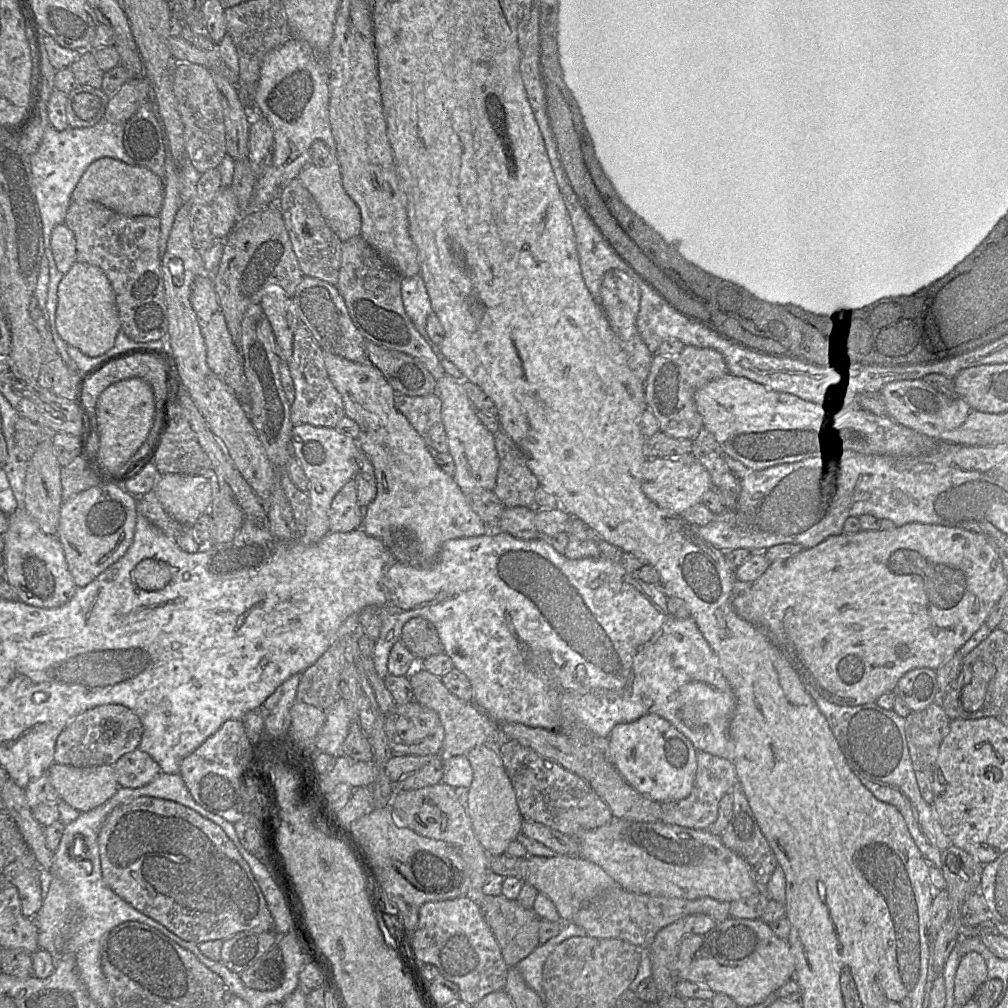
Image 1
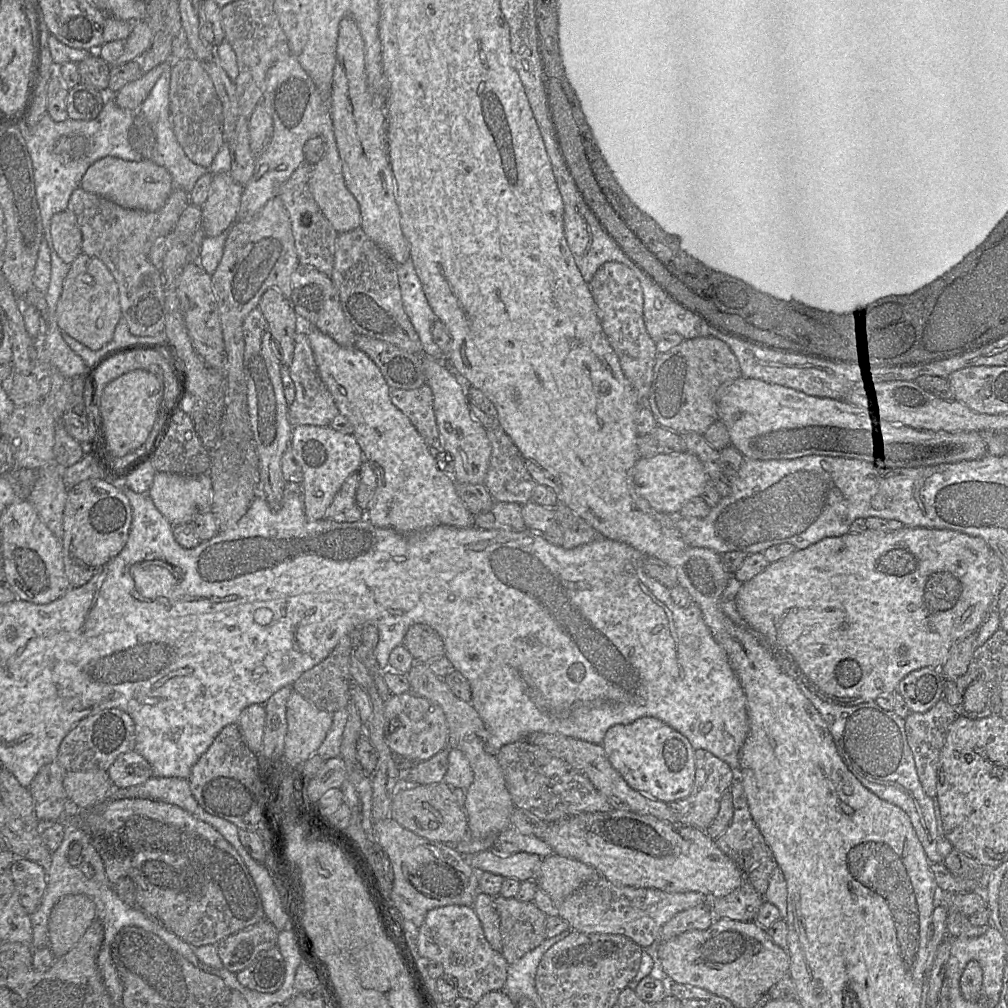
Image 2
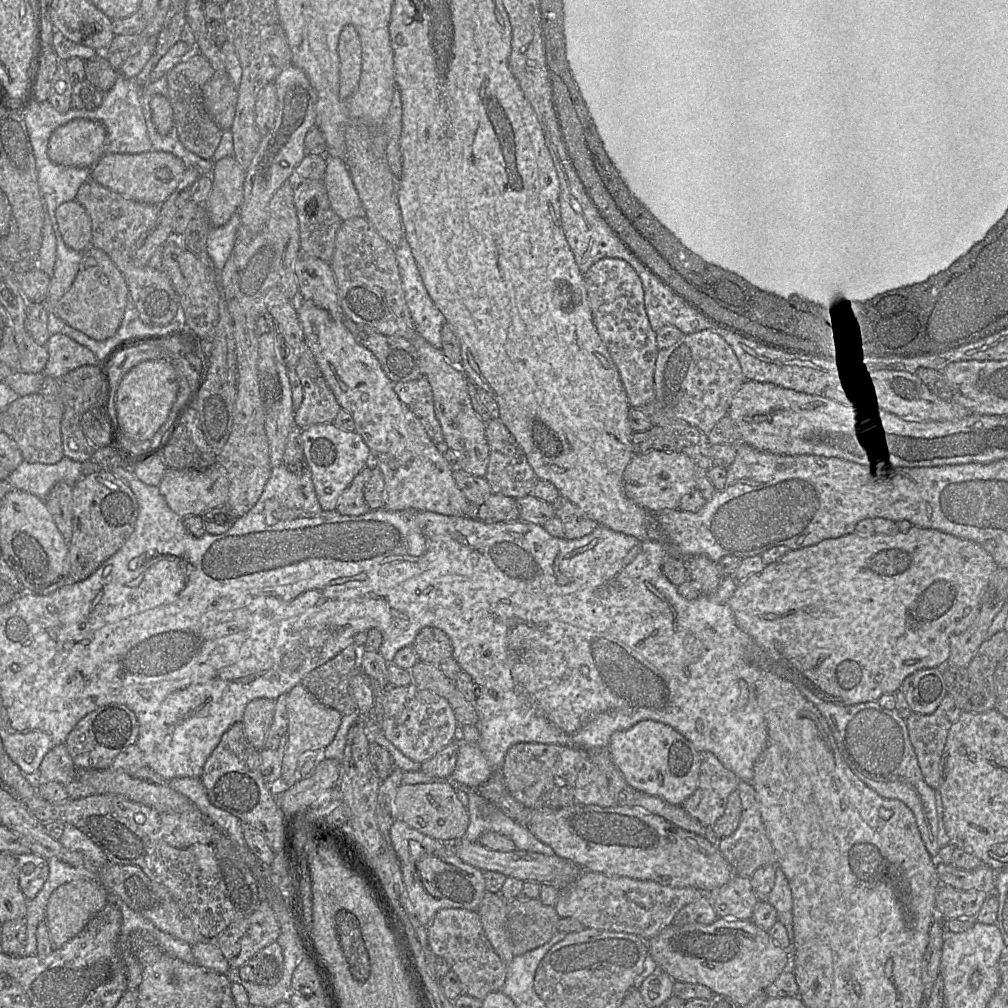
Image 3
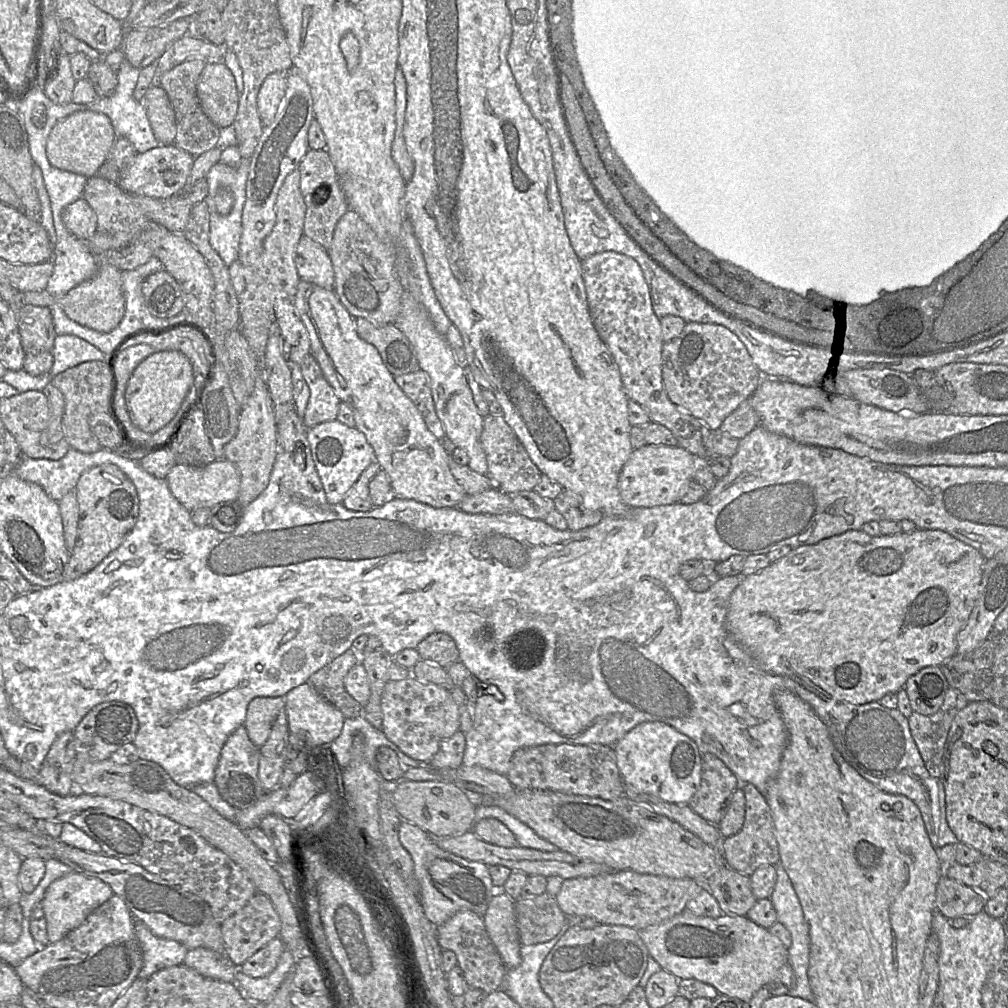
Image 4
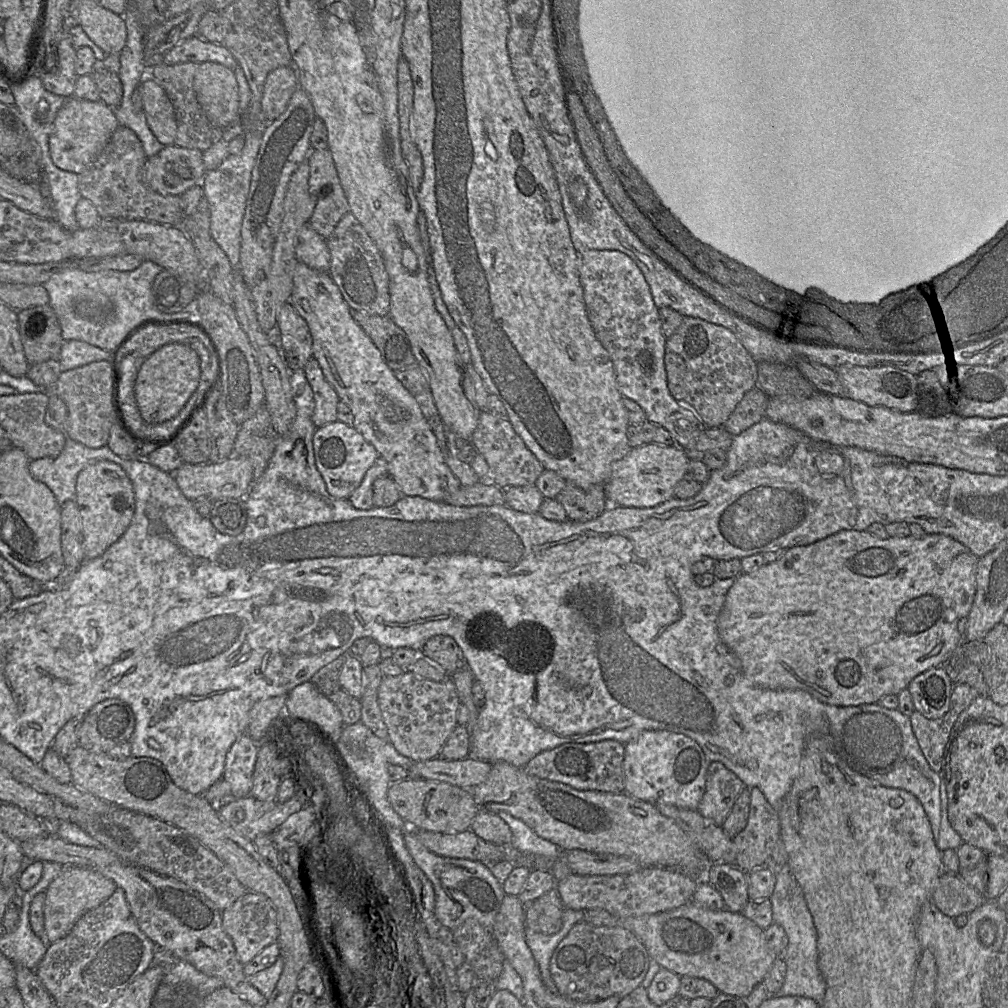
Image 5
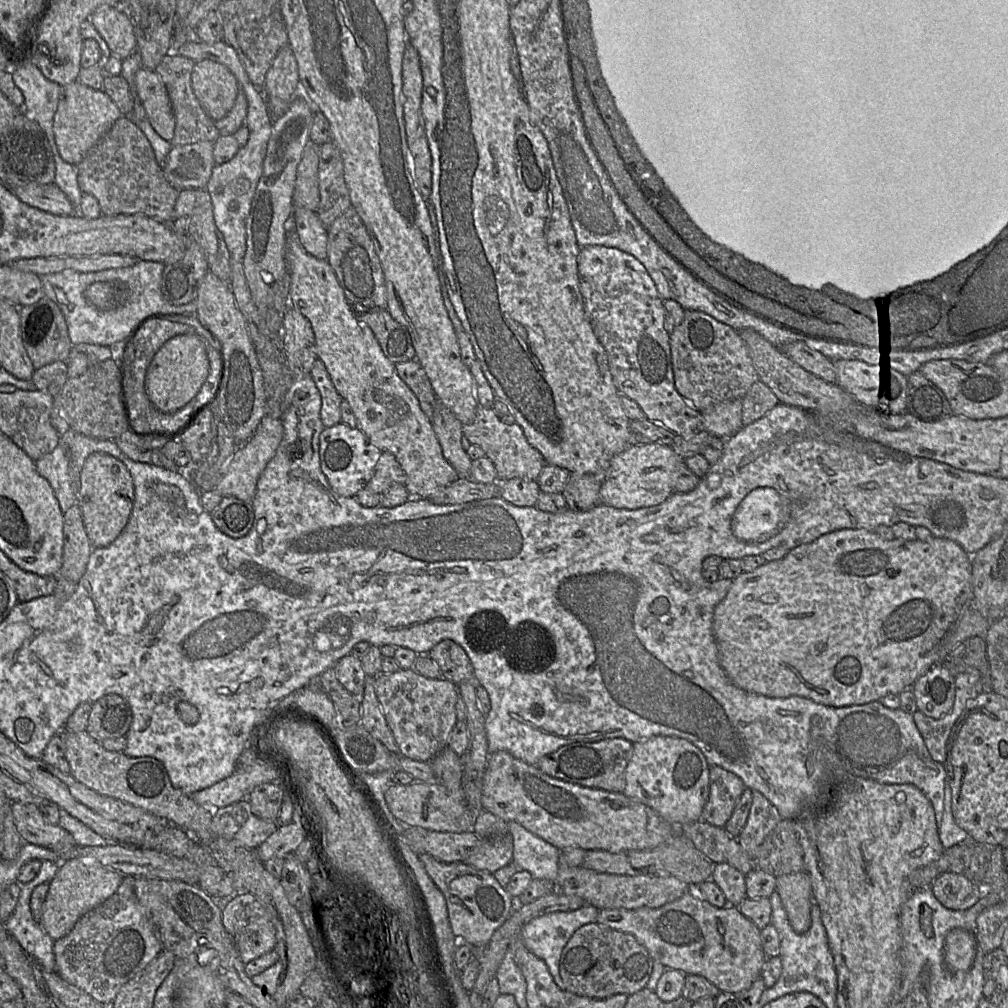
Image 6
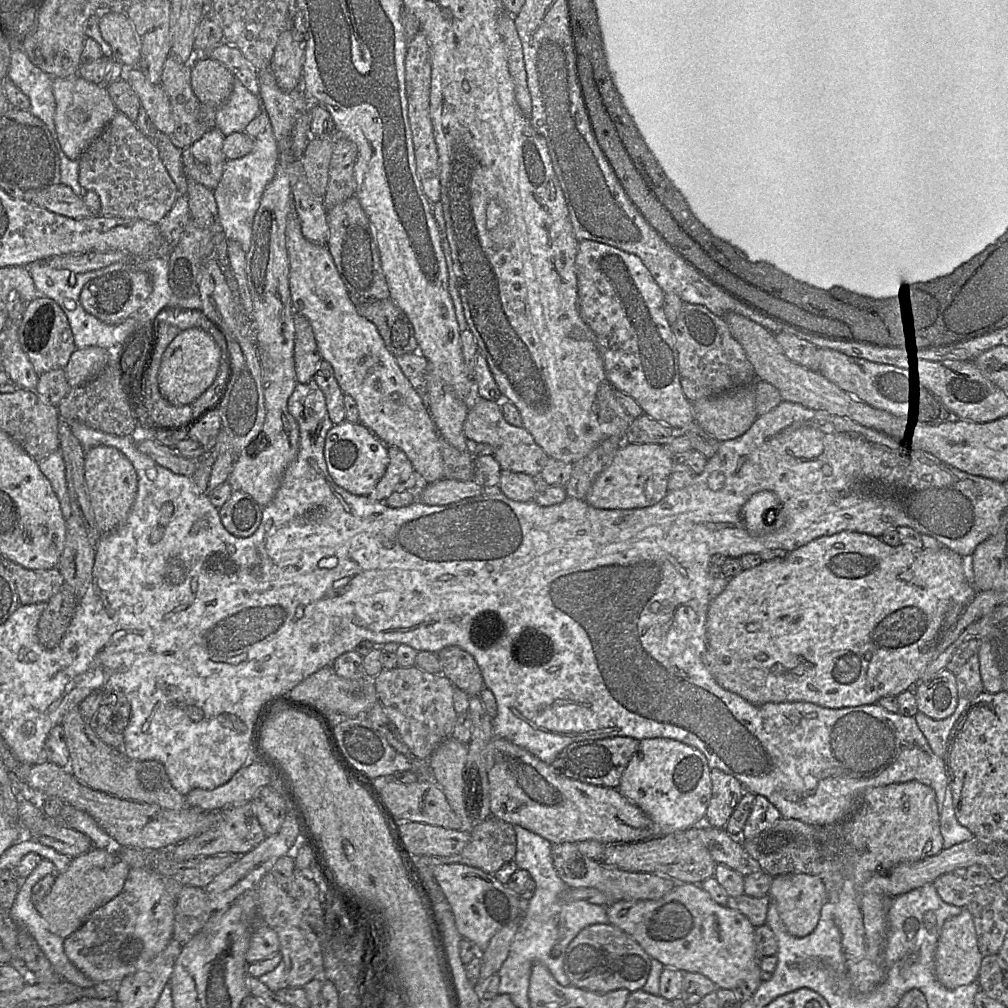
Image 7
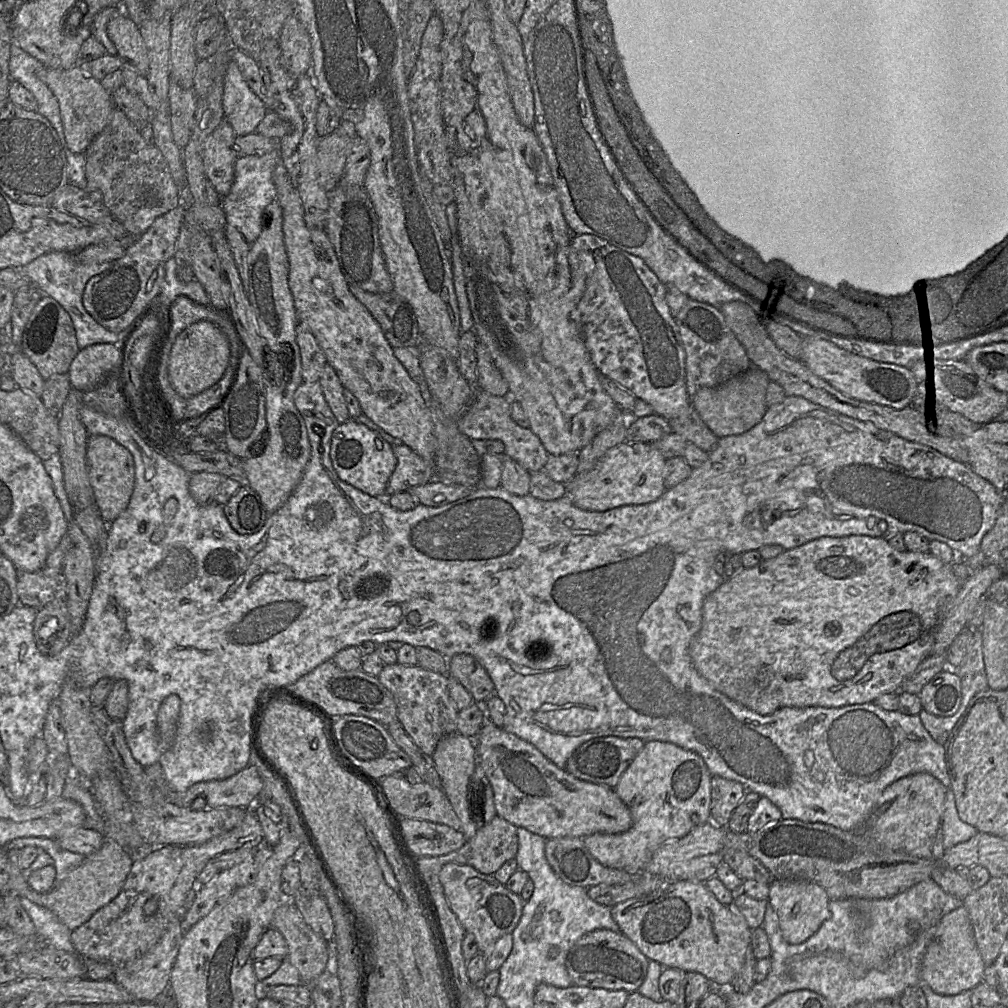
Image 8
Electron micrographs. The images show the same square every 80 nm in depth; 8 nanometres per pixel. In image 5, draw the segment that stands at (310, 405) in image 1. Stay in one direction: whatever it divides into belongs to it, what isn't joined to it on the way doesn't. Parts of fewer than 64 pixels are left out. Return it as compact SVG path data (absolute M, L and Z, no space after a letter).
M315 357L310 358L303 370L314 395L313 423L318 428L337 421L337 407L340 398L332 385L325 379L319 362Z

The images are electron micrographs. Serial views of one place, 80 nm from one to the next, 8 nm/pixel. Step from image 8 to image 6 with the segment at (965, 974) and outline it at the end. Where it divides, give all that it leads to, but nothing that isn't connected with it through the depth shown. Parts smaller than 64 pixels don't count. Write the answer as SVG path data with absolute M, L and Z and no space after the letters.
M961 928L950 930L944 943L944 962L952 971L967 971L973 965L977 941L975 934Z

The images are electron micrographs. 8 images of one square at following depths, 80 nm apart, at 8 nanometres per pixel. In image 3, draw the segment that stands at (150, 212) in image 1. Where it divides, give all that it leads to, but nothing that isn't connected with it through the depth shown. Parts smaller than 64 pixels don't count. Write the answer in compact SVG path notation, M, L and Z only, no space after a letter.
M150 150L140 154L104 154L92 167L90 178L132 200L159 205L175 191L187 167L175 155Z

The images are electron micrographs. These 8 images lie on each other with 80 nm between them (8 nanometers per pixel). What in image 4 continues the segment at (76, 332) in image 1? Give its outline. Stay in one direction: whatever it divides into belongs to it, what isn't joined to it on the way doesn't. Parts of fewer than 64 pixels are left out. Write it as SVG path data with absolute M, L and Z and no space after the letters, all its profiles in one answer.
M99 260L97 271L90 279L69 290L56 302L65 314L78 324L101 333L111 332L120 324L125 313L121 273L122 271L115 266Z

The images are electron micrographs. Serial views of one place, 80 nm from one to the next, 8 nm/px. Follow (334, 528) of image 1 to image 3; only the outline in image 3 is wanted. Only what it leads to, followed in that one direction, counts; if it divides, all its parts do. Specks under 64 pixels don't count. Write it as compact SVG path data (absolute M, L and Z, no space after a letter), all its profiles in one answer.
M373 464L360 471L339 496L335 510L344 516L360 516L370 511L364 498L364 488L371 477Z

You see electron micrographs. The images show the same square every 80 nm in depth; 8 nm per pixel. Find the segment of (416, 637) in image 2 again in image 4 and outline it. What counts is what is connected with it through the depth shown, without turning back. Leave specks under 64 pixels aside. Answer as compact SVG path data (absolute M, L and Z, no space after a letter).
M435 632L424 638L416 648L420 659L447 669L460 661L455 641L444 632Z

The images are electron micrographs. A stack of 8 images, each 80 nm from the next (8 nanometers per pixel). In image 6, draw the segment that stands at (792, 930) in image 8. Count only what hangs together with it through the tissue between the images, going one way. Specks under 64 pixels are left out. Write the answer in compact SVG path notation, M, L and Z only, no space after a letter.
M805 871L777 877L778 892L792 929L803 934L811 926L813 904L811 880Z

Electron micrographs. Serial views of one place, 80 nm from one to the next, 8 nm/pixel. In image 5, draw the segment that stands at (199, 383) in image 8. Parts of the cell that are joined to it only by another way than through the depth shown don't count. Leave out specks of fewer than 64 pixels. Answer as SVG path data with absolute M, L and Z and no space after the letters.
M185 340L166 344L146 359L138 372L134 392L141 416L147 423L160 424L180 412L199 385L201 360L198 347Z

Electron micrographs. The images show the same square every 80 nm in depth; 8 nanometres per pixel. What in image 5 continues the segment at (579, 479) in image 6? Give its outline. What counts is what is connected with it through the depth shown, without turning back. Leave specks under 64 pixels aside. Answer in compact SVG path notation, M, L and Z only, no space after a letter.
M566 482L555 499L563 506L567 521L572 523L593 521L610 506L604 493L604 485L601 484L584 489Z

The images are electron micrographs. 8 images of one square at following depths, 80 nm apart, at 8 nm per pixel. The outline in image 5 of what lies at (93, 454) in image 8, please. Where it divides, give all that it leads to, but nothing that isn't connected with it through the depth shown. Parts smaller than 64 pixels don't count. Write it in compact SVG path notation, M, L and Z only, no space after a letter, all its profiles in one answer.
M98 461L79 473L75 500L80 511L85 558L95 559L117 542L130 525L135 512L133 484L120 465Z

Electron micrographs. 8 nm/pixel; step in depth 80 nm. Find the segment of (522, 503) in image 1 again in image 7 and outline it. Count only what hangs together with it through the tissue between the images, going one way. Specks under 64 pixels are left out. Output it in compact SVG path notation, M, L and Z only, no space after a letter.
M474 395L463 424L465 437L477 443L492 446L493 456L501 470L525 473L534 478L539 477L549 457L524 427L516 427L506 422L500 404L501 402L485 400Z

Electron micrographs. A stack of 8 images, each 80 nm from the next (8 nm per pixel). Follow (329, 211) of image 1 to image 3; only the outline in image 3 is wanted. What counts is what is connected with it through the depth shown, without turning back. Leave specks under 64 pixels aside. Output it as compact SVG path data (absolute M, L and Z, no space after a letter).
M325 155L324 185L330 206L342 221L363 215L363 207L350 172L341 157Z

